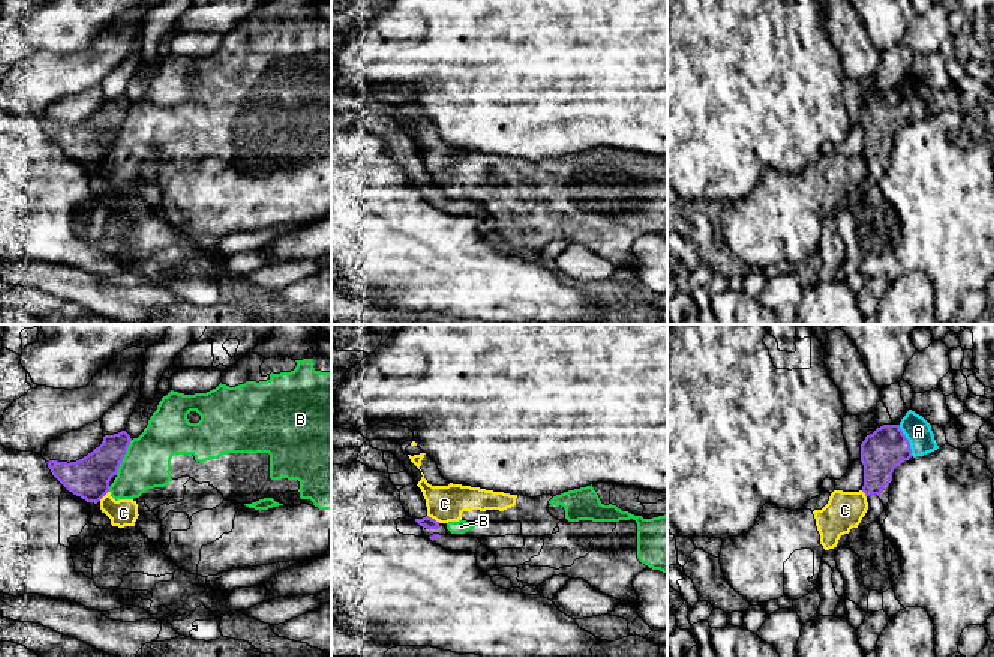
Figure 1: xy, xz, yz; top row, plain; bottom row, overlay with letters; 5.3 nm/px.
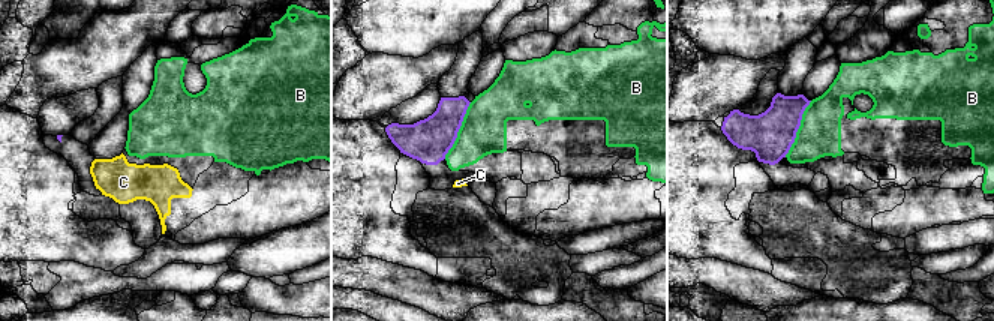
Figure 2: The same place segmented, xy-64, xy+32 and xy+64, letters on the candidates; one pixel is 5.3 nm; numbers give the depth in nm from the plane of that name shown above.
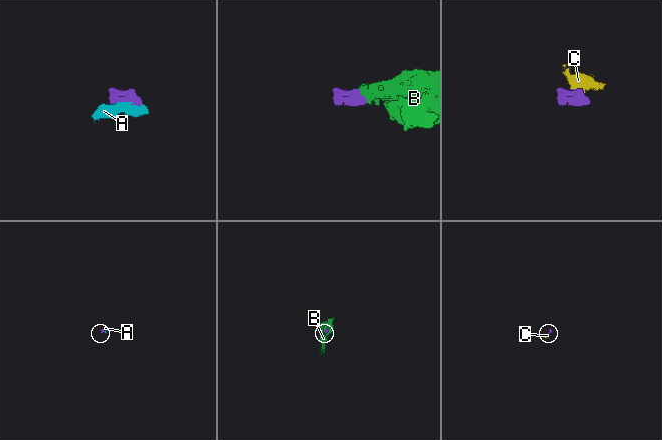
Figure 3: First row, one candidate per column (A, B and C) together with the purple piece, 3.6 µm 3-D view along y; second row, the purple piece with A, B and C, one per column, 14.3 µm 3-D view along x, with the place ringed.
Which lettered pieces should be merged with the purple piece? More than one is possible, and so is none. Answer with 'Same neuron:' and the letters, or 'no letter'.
Same neuron: A

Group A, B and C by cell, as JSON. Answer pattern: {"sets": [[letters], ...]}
{"sets": [["A"], ["B", "C"]]}

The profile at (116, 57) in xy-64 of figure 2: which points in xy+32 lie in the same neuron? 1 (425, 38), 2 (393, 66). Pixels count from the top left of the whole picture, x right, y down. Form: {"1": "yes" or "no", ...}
{"1": "no", "2": "yes"}

